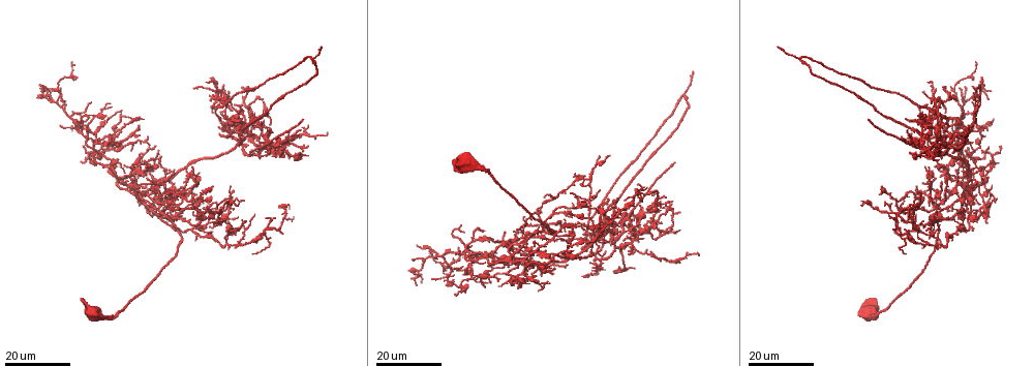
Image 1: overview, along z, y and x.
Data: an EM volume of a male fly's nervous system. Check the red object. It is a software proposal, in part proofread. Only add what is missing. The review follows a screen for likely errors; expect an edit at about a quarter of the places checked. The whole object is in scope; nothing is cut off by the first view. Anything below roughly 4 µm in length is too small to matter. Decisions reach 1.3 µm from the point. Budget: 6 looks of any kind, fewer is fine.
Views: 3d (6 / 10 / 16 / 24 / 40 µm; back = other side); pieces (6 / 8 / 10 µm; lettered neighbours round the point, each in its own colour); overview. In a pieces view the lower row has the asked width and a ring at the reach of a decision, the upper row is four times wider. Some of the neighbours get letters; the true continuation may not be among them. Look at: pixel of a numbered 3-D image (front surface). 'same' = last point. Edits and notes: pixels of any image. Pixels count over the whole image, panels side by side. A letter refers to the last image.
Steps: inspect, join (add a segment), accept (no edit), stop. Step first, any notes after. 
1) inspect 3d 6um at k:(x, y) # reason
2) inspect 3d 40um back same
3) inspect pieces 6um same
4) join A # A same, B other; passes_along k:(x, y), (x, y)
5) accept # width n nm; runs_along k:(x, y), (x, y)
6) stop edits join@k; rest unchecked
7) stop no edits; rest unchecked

inspect 3d 24um at 1:(506, 232) # tapers out

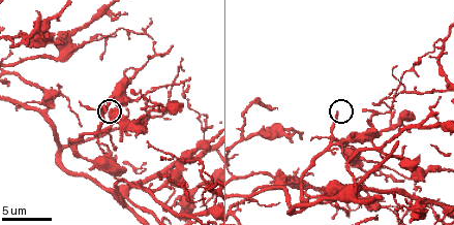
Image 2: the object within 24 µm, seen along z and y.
inspect pieces 6um at 2:(105, 112)

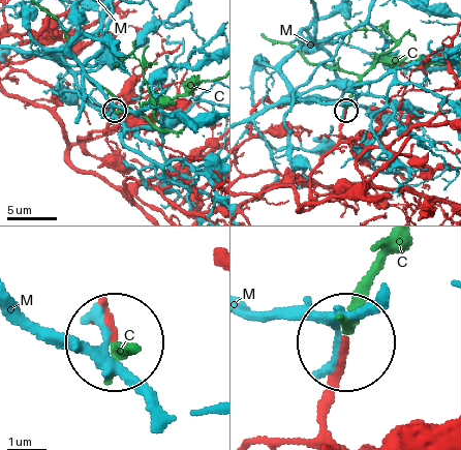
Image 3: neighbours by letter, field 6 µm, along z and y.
join C # C same, M other; the cell continues

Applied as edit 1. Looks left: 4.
inspect overview

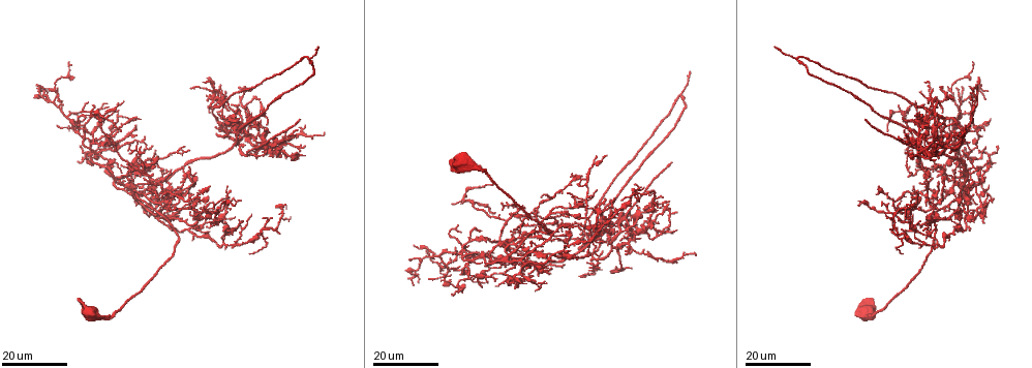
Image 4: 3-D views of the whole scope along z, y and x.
inspect 3d 16um at 4:(215, 133)

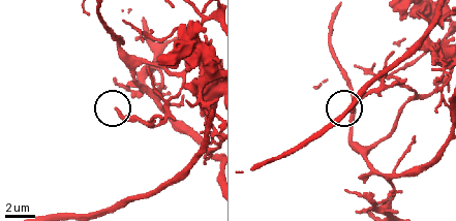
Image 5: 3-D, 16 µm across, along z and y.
inspect pieces 6um at 5:(118, 111) # what lies round it

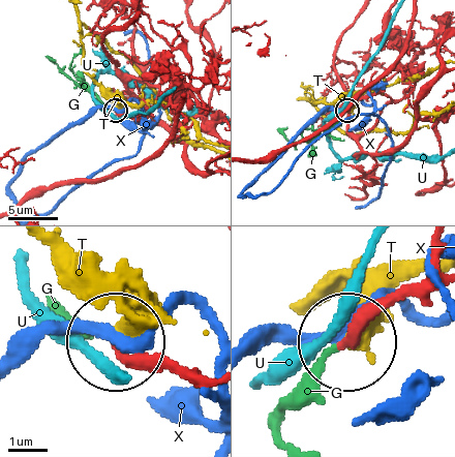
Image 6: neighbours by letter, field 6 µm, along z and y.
join G # width 190 nm; G same, T other, U other, X other; passes_along 6:(169, 372), (60, 310); the cell continues

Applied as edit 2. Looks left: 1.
stop edits join@3, join@6; rest unchecked

